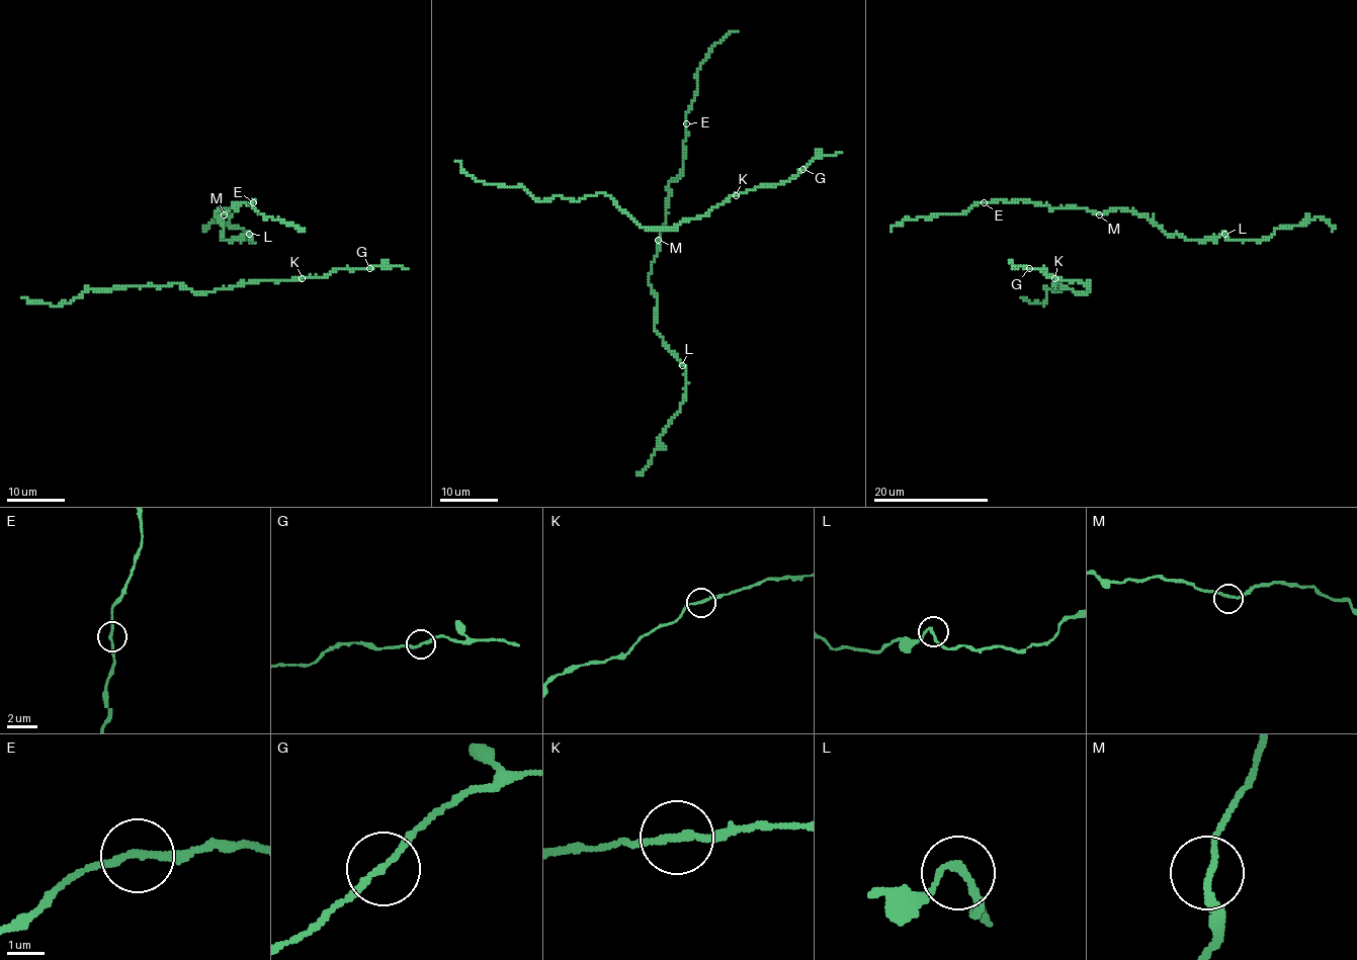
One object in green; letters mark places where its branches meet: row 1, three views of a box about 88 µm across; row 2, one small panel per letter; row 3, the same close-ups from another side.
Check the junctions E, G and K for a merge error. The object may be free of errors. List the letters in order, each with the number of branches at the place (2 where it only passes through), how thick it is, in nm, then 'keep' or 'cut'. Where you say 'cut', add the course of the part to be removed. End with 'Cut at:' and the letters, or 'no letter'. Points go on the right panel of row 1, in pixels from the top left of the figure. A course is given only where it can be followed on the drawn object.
E: 2 | 190 nm | keep
G: 2 | 170 nm | keep
K: 2 | 180 nm | keep
Cut at: no letter

